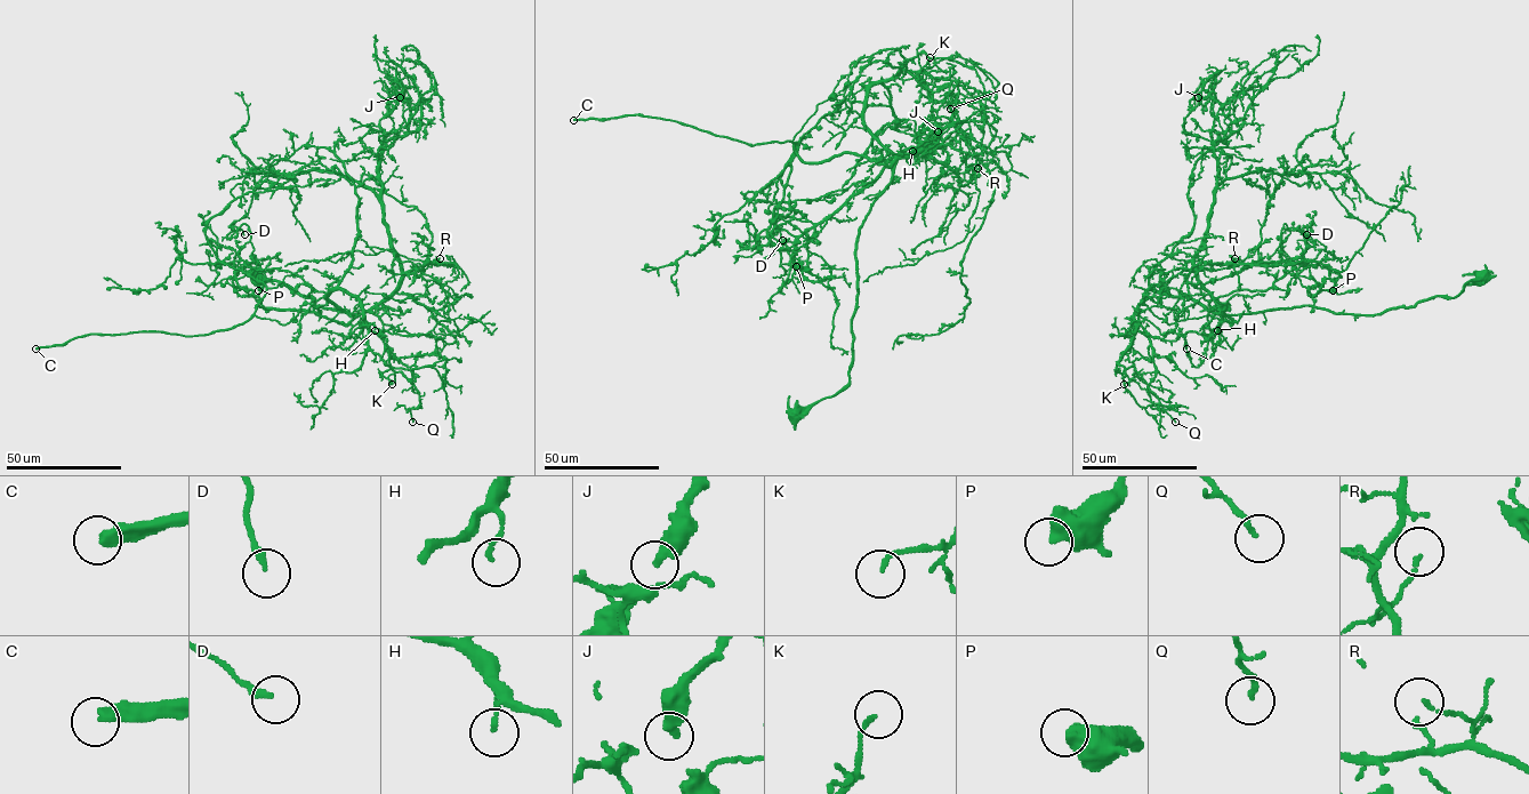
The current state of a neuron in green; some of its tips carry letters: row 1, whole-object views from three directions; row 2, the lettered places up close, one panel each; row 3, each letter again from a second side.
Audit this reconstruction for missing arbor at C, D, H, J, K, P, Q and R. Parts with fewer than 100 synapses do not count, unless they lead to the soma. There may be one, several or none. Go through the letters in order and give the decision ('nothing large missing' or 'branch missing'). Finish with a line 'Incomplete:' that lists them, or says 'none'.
C: branch missing
D: nothing large missing
H: nothing large missing
J: nothing large missing
K: nothing large missing
P: nothing large missing
Q: nothing large missing
R: nothing large missing
Incomplete: C

